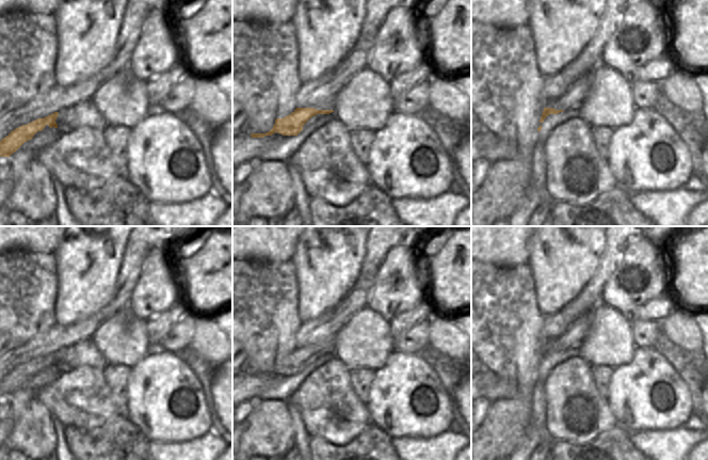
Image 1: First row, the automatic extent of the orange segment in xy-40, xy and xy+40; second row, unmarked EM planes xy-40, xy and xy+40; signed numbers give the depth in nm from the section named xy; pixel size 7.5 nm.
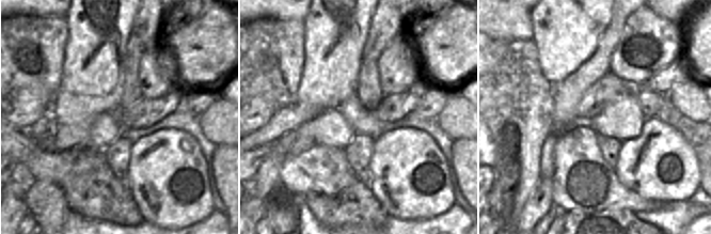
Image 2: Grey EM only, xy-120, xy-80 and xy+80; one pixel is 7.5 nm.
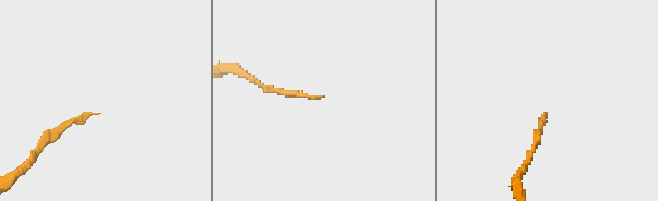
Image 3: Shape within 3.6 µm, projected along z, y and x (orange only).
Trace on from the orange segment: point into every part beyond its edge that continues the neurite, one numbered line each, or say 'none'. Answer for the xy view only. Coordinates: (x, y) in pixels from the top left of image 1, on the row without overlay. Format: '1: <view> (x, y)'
1: xy (323, 344)

